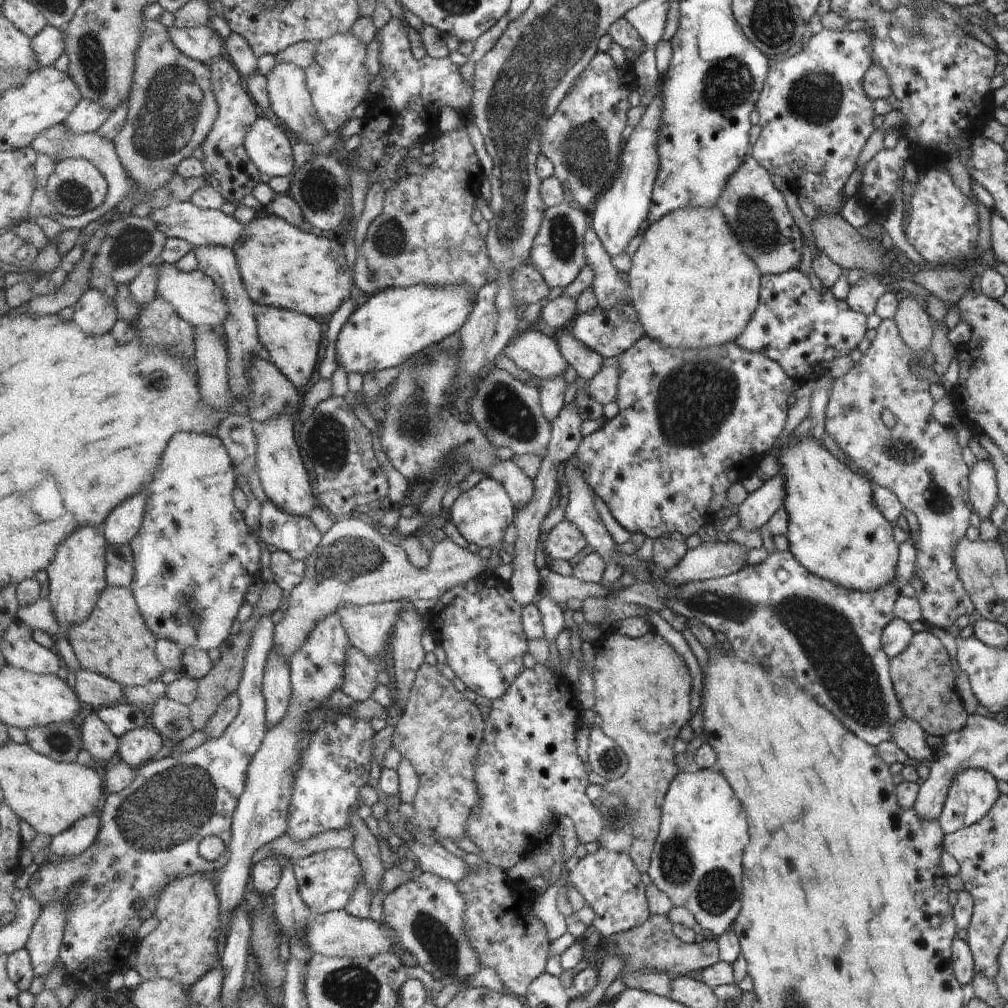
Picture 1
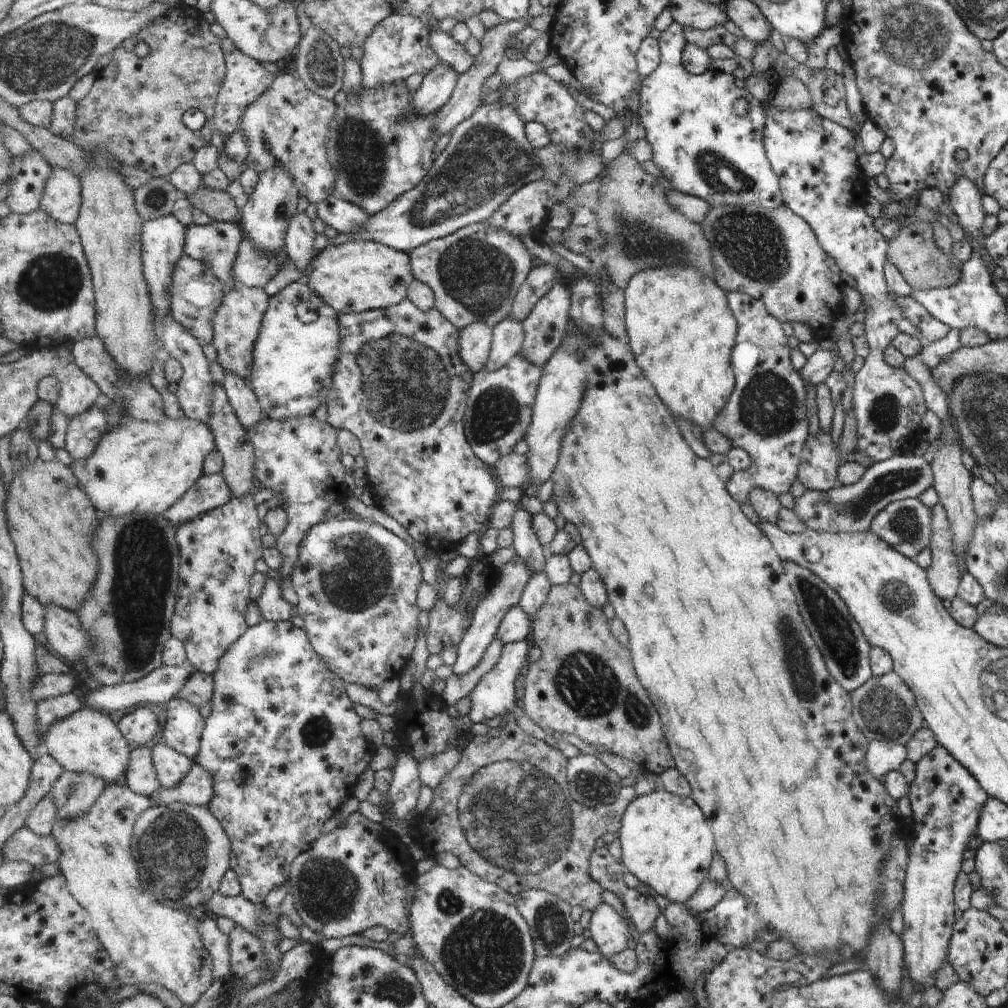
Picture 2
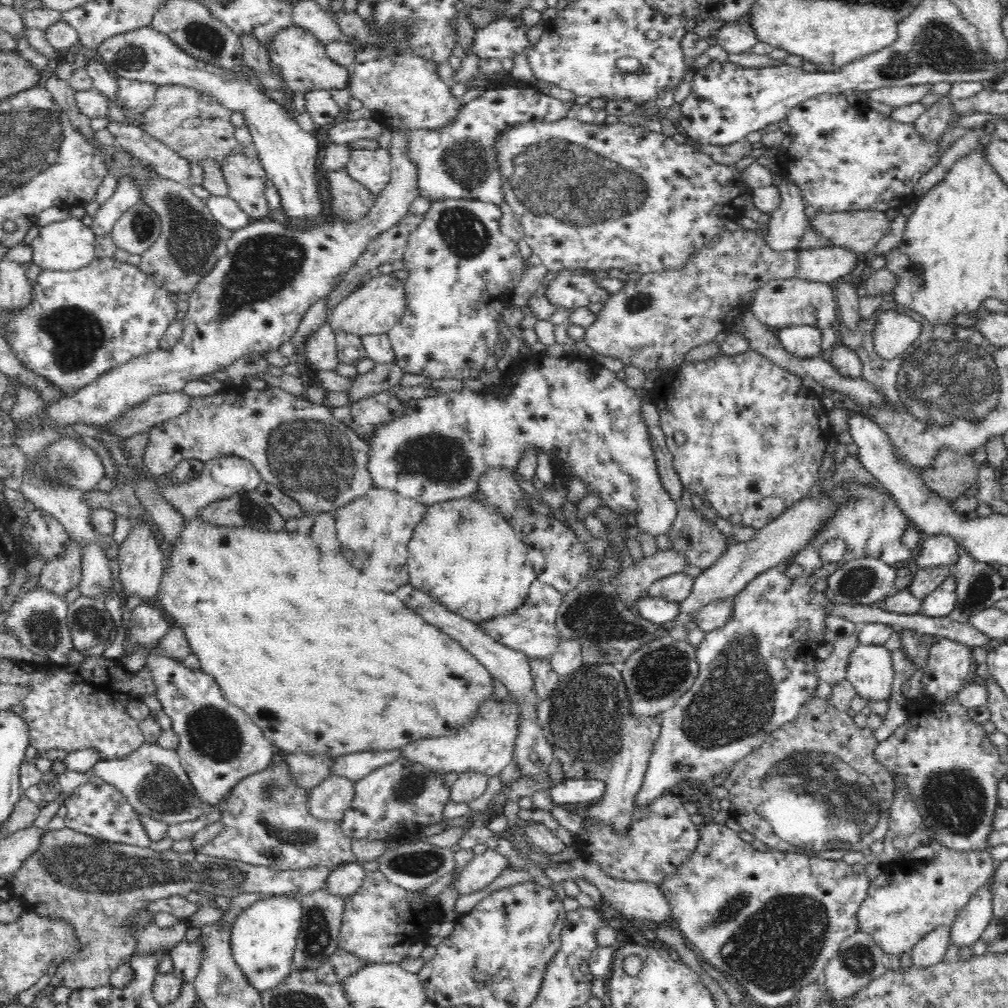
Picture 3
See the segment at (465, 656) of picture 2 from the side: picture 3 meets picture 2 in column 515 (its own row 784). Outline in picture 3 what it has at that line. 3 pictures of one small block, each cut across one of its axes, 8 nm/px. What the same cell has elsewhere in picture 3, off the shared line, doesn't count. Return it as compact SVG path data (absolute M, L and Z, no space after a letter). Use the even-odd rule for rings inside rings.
M564 779L550 788L554 805L584 806L601 802L606 792L606 783L600 779Z

